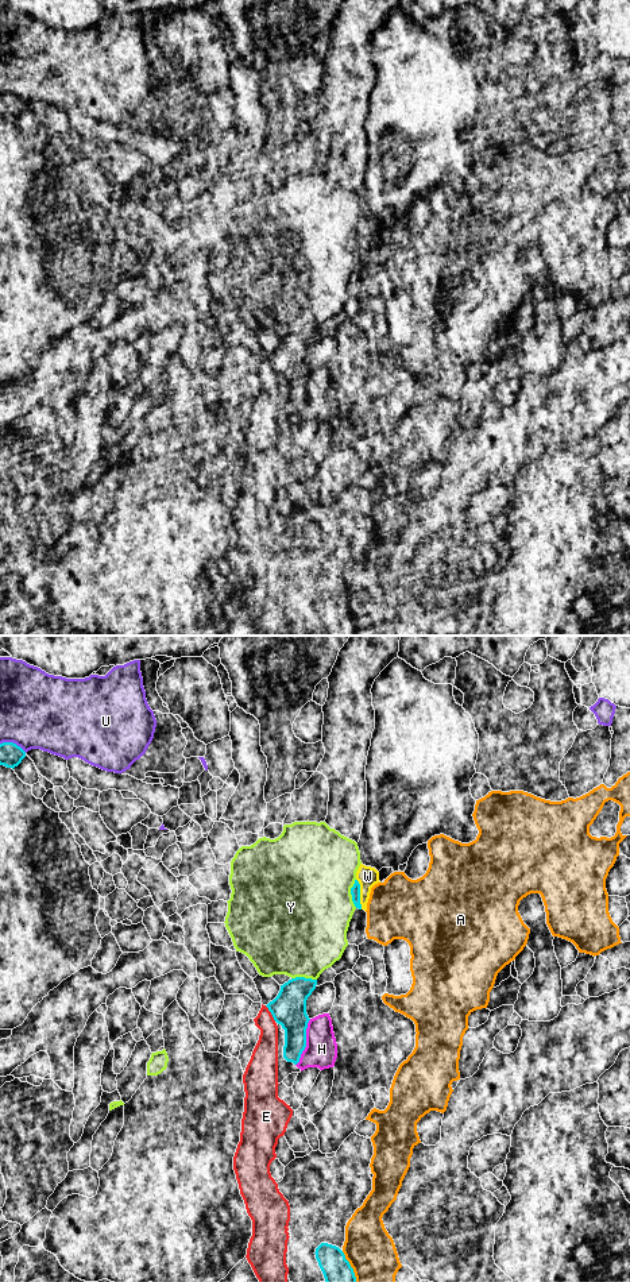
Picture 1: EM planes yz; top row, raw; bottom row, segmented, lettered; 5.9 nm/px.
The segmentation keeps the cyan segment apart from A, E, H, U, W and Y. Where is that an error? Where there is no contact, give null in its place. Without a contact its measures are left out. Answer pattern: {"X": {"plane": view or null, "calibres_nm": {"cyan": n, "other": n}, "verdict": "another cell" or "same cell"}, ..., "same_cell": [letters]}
{"A": {"plane": "yz", "calibres_nm": {"cyan": 160, "other": 300}, "verdict": "another cell"}, "E": {"plane": "yz", "calibres_nm": {"cyan": 200, "other": 150}, "verdict": "another cell"}, "H": {"plane": "yz", "calibres_nm": {"cyan": 200, "other": 190}, "verdict": "another cell"}, "U": {"plane": "yz", "calibres_nm": {"cyan": 140, "other": 460}, "verdict": "another cell"}, "W": {"plane": "yz", "calibres_nm": {"cyan": 60, "other": 120}, "verdict": "same cell"}, "Y": {"plane": "yz", "calibres_nm": {"cyan": 60, "other": 500}, "verdict": "another cell"}, "same_cell": ["W"]}

